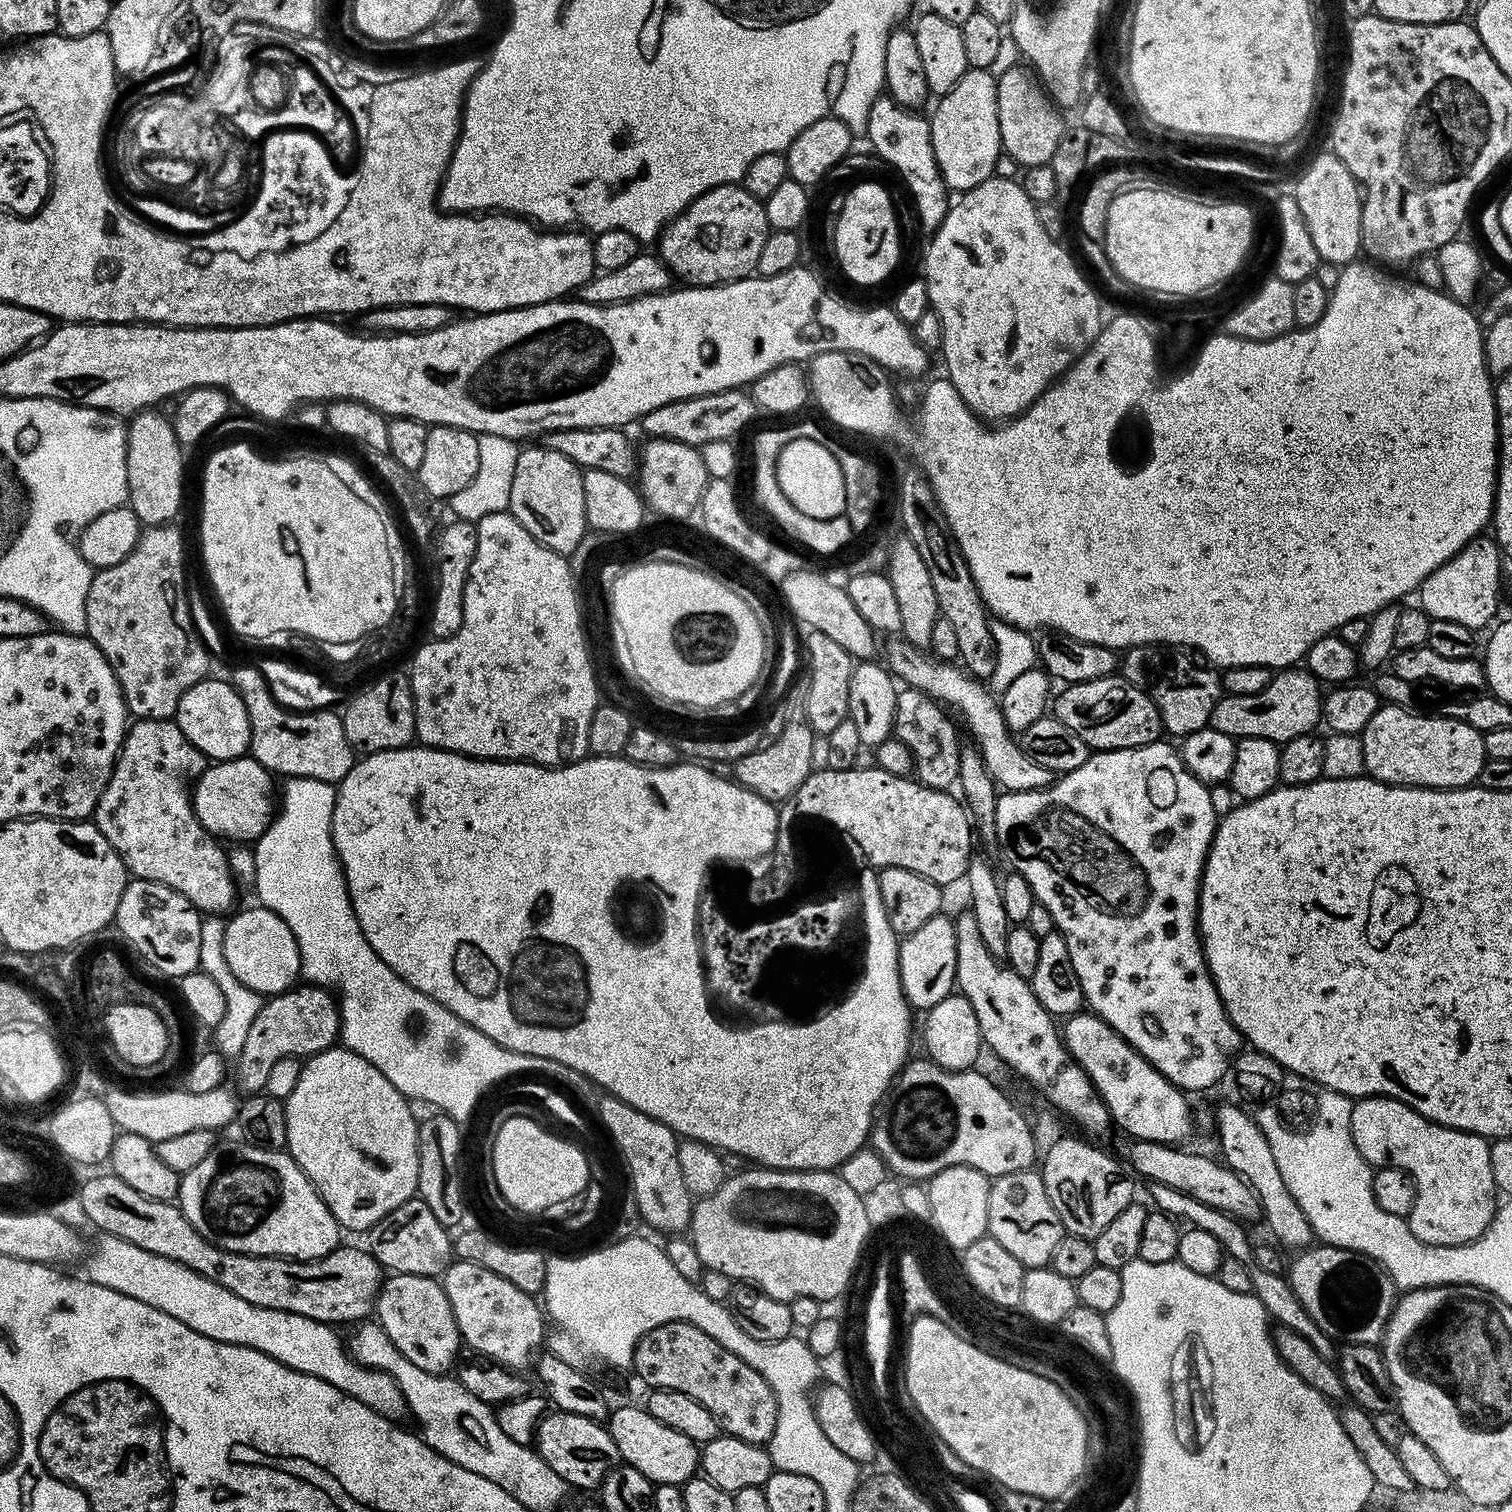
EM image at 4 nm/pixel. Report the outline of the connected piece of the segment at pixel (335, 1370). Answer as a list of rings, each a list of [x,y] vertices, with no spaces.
[[[105,1234],[96,1237],[96,1245],[93,1248],[91,1245],[83,1261],[87,1279],[92,1283],[118,1290],[118,1294],[126,1294],[126,1298],[138,1298],[138,1302],[146,1302],[146,1306],[154,1306],[154,1310],[178,1318],[178,1322],[206,1338],[214,1338],[214,1342],[246,1346],[270,1358],[279,1358],[290,1370],[322,1378],[322,1382],[330,1382],[330,1386],[342,1390],[342,1394],[362,1402],[362,1406],[370,1406],[370,1410],[382,1418],[400,1422],[403,1416],[409,1415],[406,1398],[394,1378],[382,1370],[359,1364],[333,1325],[286,1310],[256,1306],[238,1298],[218,1282],[188,1269],[182,1262],[160,1257],[120,1237]]]

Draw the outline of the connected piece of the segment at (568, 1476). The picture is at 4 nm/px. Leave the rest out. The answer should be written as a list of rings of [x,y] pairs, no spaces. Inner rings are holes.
[[[559,1410],[549,1411],[540,1419],[534,1437],[536,1453],[573,1489],[599,1489],[608,1472],[620,1467],[622,1461],[614,1438],[610,1438],[607,1427],[599,1420],[591,1420],[582,1414],[570,1414]]]

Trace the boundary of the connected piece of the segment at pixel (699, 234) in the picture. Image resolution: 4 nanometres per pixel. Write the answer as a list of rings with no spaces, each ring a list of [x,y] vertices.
[[[723,184],[702,194],[682,214],[665,224],[658,241],[658,255],[673,277],[682,279],[692,286],[728,284],[731,280],[751,277],[756,270],[762,245],[769,234],[768,219],[763,203],[754,199],[740,184]]]

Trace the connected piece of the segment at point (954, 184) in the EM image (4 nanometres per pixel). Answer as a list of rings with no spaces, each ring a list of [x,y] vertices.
[[[969,68],[966,74],[945,96],[939,97],[936,113],[931,113],[932,145],[934,158],[938,162],[938,170],[953,193],[963,194],[982,182],[993,179],[996,163],[1002,155],[1000,147],[1000,131],[998,130],[998,90],[997,77],[987,68]]]

